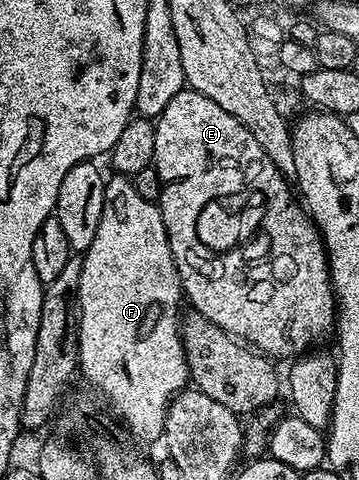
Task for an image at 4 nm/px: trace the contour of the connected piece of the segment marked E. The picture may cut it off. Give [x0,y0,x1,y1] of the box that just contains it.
[152,88,336,360]

